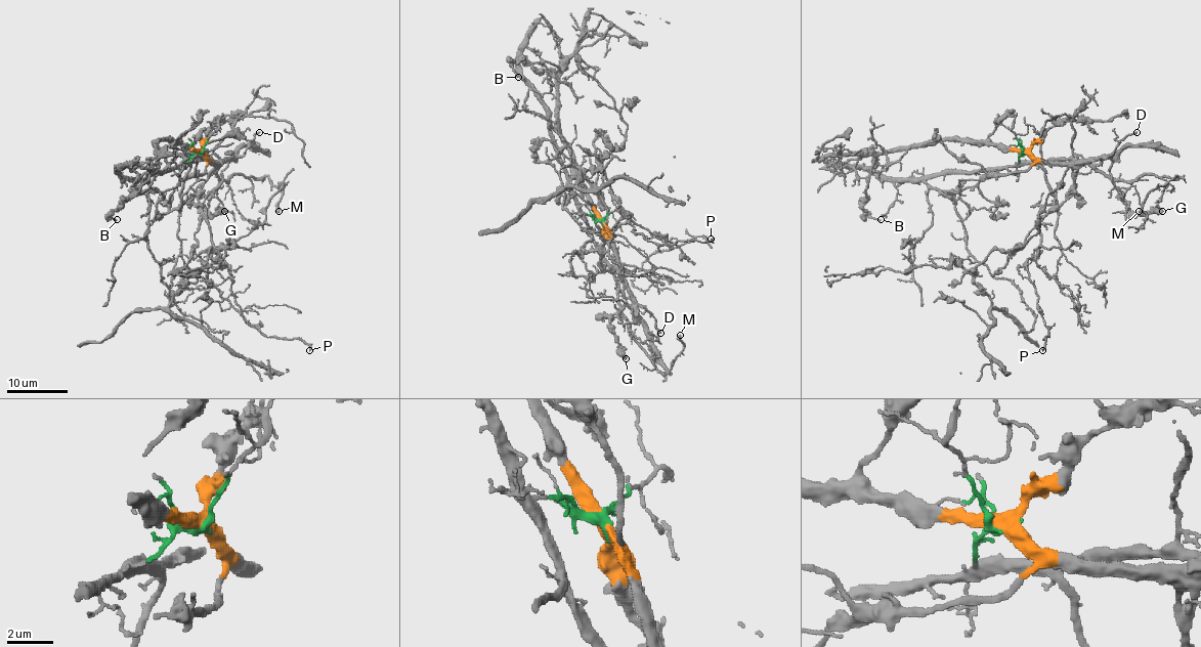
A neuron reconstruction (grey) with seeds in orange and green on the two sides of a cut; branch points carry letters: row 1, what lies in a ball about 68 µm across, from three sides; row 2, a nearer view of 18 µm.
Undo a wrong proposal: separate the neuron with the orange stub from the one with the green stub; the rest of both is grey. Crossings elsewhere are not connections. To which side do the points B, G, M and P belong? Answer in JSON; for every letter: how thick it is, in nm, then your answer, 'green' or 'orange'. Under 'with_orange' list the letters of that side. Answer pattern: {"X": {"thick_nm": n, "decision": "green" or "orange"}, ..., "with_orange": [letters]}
{"B": {"thick_nm": 170, "decision": "orange"}, "G": {"thick_nm": 440, "decision": "orange"}, "M": {"thick_nm": 360, "decision": "green"}, "P": {"thick_nm": 180, "decision": "green"}, "with_orange": ["B", "G"]}

